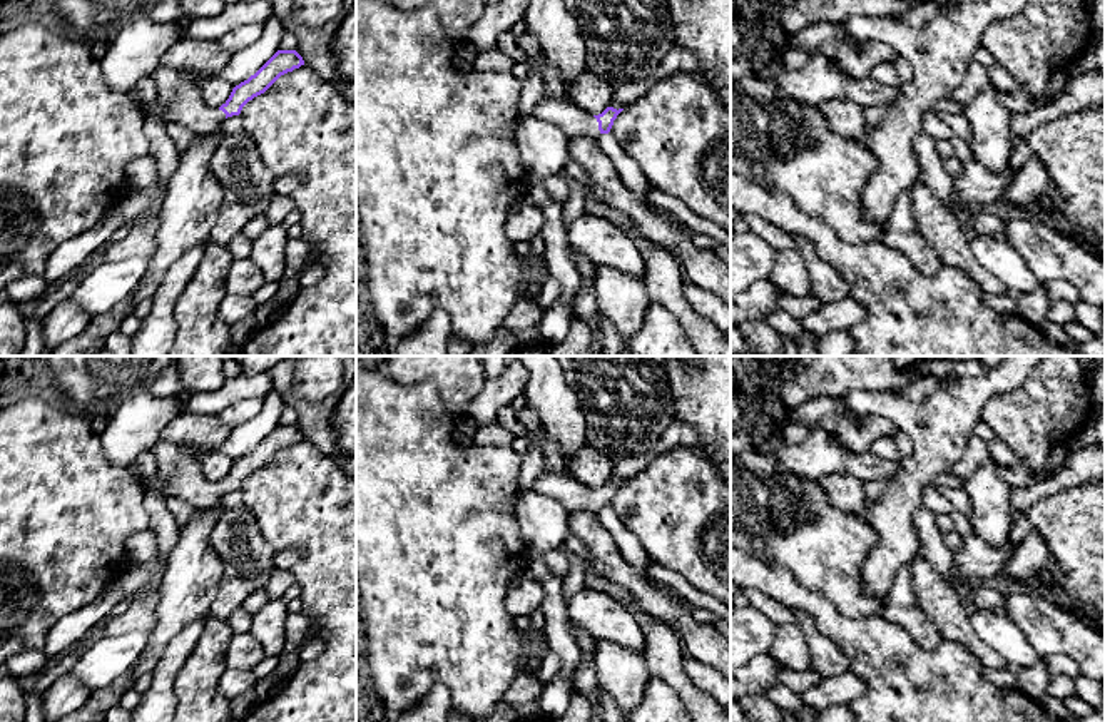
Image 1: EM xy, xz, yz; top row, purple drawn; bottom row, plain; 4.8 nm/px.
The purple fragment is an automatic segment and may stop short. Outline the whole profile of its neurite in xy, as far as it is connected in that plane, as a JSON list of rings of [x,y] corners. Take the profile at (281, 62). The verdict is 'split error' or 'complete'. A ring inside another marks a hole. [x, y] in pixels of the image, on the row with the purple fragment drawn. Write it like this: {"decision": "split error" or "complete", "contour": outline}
{"decision": "split error", "contour": [[[278,50],[254,75],[236,85],[221,107],[207,105],[201,85],[192,84],[179,70],[159,65],[150,77],[171,120],[196,135],[206,135],[217,130],[227,117],[239,115],[249,100],[264,94],[281,75],[301,65],[304,60],[296,50]]]}

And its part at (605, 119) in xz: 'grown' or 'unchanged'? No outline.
grown

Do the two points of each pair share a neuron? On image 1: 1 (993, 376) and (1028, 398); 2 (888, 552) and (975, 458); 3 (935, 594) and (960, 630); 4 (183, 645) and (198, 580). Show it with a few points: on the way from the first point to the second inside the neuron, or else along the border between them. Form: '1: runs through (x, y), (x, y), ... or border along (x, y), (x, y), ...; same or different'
1: border along (1030, 373), (1015, 388), (997, 393), (982, 411); different
2: border along (970, 438), (962, 457), (947, 472); different
3: runs through (940, 602), (953, 622); same
4: border along (204, 615), (194, 617), (162, 652); different

